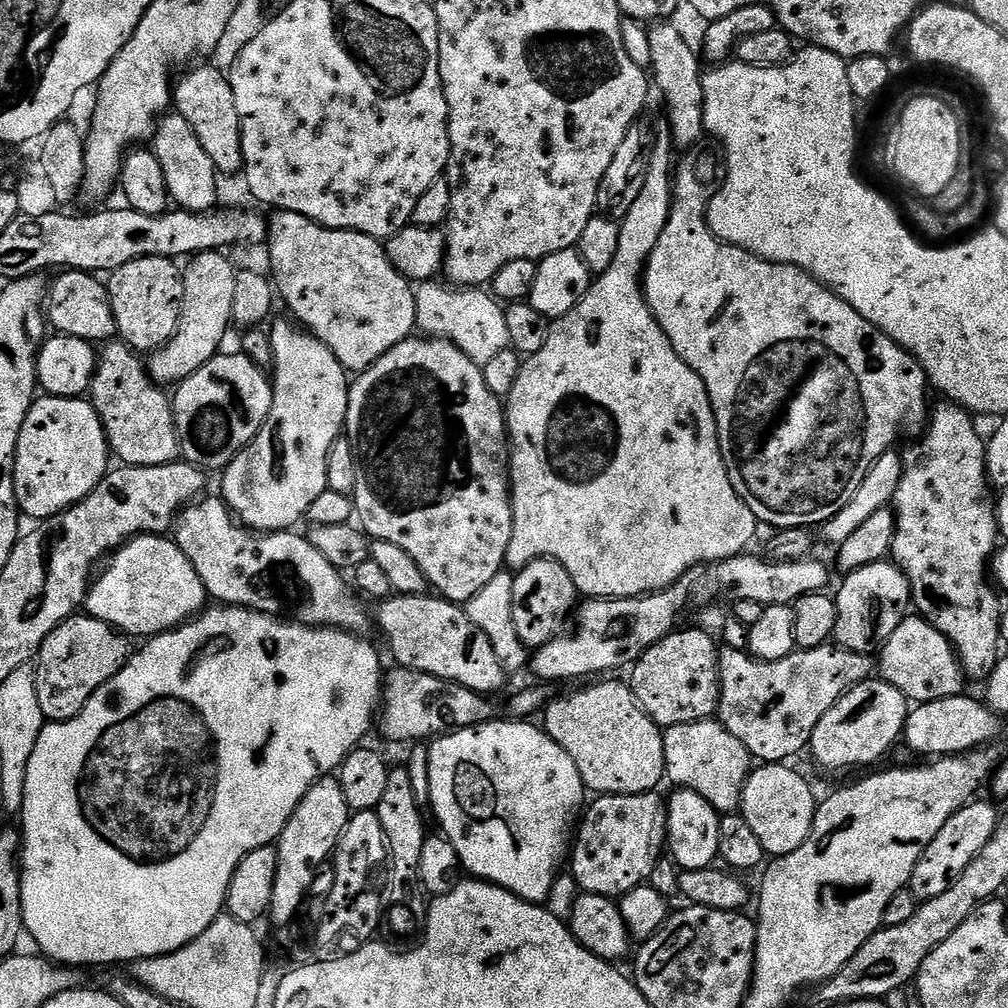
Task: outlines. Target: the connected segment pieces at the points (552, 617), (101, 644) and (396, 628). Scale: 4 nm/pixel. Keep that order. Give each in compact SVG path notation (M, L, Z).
M532 560L528 565L519 569L512 578L512 613L514 614L514 630L518 630L518 638L530 650L546 646L546 642L555 640L565 631L564 623L568 615L575 613L578 608L578 593L574 586L574 578L566 574L566 570L557 560Z
M77 614L62 622L42 642L39 652L36 653L34 667L36 670L36 693L38 706L42 706L45 721L63 722L74 718L86 706L86 702L99 688L114 674L118 674L128 664L130 655L129 637L119 628L102 622L97 616Z
M393 594L379 601L375 608L375 627L376 624L380 627L399 667L437 676L481 694L493 694L503 686L506 673L498 662L498 654L494 654L494 646L490 646L490 638L470 622L461 605L436 594L421 597Z

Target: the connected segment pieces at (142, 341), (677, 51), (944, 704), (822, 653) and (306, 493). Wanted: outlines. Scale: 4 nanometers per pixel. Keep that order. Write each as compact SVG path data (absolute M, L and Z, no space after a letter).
M166 256L138 258L134 262L126 262L126 266L107 277L106 287L119 339L137 353L151 354L163 348L172 341L172 336L178 330L180 305L184 303L184 277L181 269L176 269L172 264L175 263Z
M656 22L648 28L652 66L651 79L664 91L664 104L668 107L667 127L672 134L673 145L688 150L705 135L704 127L704 78L701 57L692 49L692 44L672 25L672 22Z
M961 694L959 696L951 696L950 698L938 698L934 702L926 702L925 704L916 704L909 711L906 722L904 723L903 743L908 743L908 748L918 755L924 756L920 758L943 758L945 756L958 756L966 752L974 752L978 748L991 745L992 740L1000 732L1001 717L988 709L987 703L975 700L969 694Z
M727 646L719 649L720 654L720 706L718 709L718 719L726 730L730 730L730 734L734 734L734 738L738 738L738 742L742 742L742 746L746 746L748 753L757 761L765 764L779 764L781 762L791 761L791 756L796 756L800 751L807 749L812 743L812 735L814 734L814 726L818 726L818 722L822 722L822 714L826 714L826 710L830 710L830 706L834 706L840 697L845 696L854 686L858 686L864 680L869 679L874 672L874 660L871 655L863 656L857 652L851 652L839 646L825 646L822 648L805 648L791 652L786 658L782 658L778 662L762 662L747 651L739 652Z
M273 319L270 324L270 335L272 337L272 345L274 346L274 362L270 369L270 379L272 382L272 405L270 406L270 414L266 418L266 422L261 426L260 433L228 463L227 468L223 469L222 472L222 476L224 476L224 492L222 491L224 503L238 517L239 523L243 524L245 528L252 529L257 534L287 532L295 529L297 527L296 523L299 520L303 521L307 517L310 506L314 506L314 501L318 499L318 494L329 491L328 455L334 446L334 442L341 439L348 419L350 376L340 365L338 358L334 358L332 351L317 336L313 336L311 332L301 327L299 323L293 322L291 319L288 319L289 321L275 320Z

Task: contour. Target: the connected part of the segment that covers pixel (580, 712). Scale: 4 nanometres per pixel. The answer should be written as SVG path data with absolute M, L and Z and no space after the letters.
M616 678L589 683L592 685L585 692L549 704L542 713L542 727L549 738L574 758L574 766L578 766L589 793L617 796L655 792L666 780L664 733L645 714L631 687L612 679Z

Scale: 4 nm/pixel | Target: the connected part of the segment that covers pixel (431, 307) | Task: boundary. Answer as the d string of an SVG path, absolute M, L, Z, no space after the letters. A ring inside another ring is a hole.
M420 282L415 285L414 291L416 326L425 337L449 340L462 350L462 354L481 366L509 347L505 305L491 291L449 286L444 282Z

